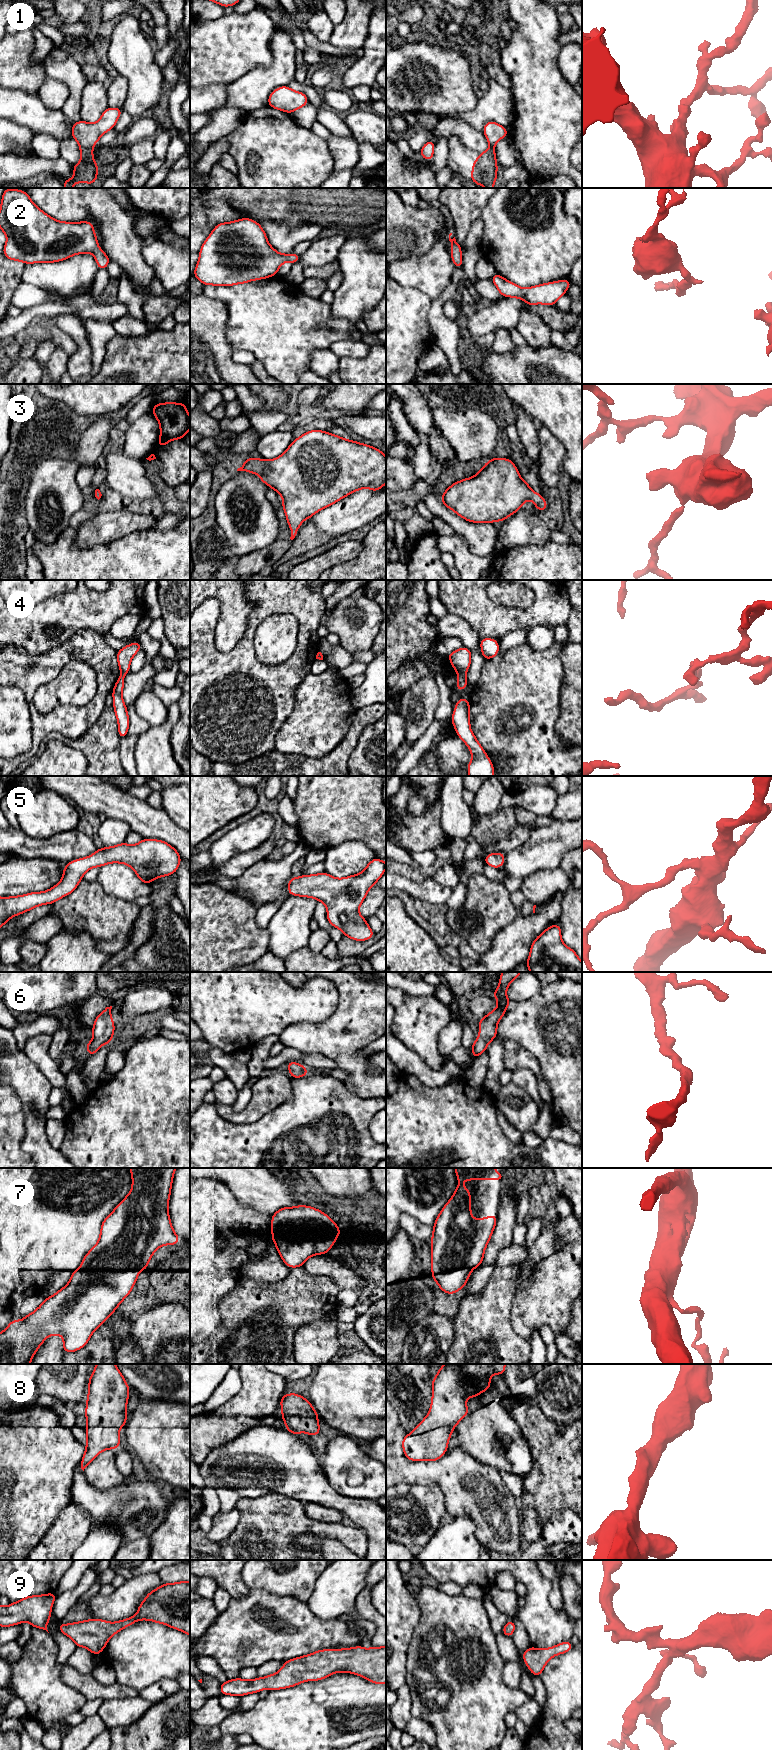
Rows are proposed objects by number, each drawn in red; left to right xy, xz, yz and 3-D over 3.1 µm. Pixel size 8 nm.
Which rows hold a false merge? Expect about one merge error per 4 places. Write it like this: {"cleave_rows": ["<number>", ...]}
{"cleave_rows": ["4"]}

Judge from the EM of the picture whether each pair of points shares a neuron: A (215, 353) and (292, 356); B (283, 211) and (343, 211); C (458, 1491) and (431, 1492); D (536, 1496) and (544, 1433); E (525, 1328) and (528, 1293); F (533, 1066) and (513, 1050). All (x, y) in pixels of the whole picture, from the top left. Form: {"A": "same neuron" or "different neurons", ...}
{"A": "different neurons", "B": "same neuron", "C": "different neurons", "D": "same neuron", "E": "same neuron", "F": "same neuron"}

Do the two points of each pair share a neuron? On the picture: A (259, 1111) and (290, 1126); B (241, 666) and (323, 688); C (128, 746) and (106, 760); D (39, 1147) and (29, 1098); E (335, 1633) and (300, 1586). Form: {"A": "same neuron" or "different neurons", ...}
{"A": "different neurons", "B": "different neurons", "C": "different neurons", "D": "same neuron", "E": "different neurons"}

